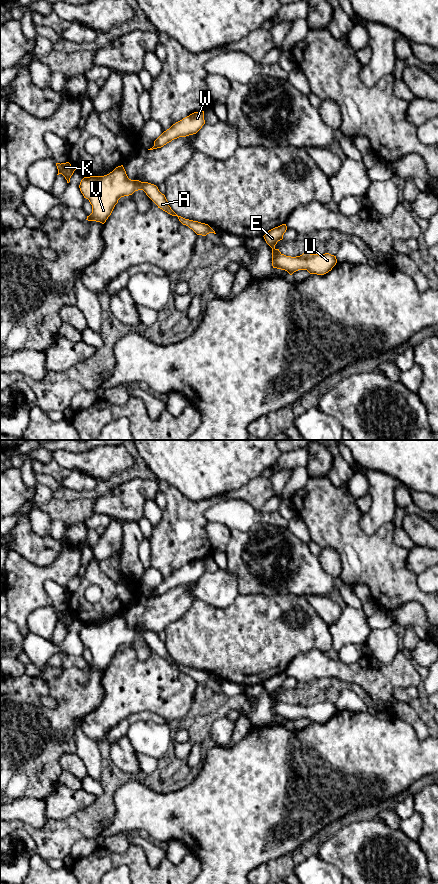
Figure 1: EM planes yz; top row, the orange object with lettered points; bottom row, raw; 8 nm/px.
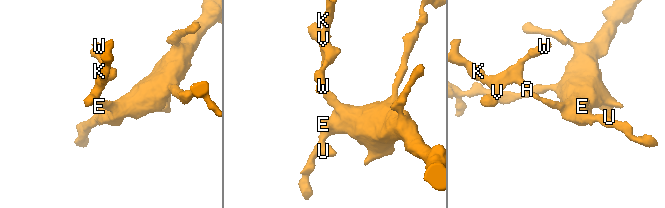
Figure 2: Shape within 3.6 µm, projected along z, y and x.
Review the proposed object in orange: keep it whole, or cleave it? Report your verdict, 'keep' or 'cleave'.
keep

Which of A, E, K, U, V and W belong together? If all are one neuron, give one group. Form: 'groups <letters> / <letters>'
groups A E K U V W

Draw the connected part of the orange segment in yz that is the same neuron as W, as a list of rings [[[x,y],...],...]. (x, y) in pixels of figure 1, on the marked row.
[[[204,111],[194,112],[182,120],[173,124],[164,131],[155,141],[154,146],[148,150],[161,148],[167,143],[179,137],[196,134],[205,124]]]

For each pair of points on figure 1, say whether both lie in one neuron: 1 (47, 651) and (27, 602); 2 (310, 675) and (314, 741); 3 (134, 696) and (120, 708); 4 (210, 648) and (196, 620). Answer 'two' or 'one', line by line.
1: two
2: two
3: one
4: one

